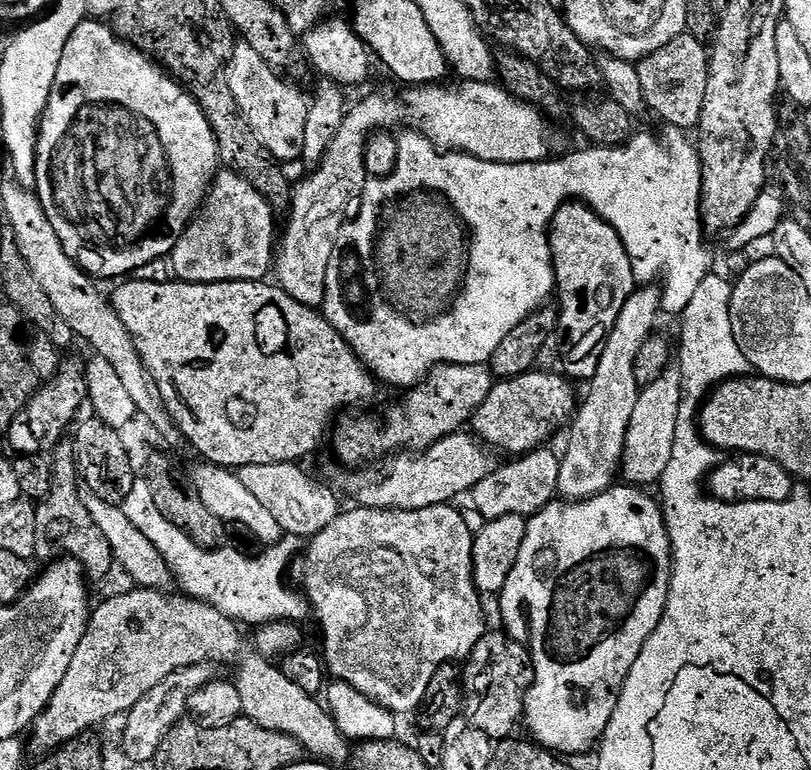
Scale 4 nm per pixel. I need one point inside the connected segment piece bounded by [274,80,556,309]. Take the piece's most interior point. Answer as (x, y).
(481, 119)

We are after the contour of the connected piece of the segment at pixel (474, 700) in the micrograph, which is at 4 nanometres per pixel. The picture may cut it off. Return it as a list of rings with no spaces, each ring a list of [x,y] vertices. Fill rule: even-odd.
[[[485,631],[462,668],[463,715],[494,742],[509,739],[515,733],[512,731],[515,730],[516,723],[519,725],[524,715],[522,688],[516,685],[512,668],[508,665],[512,660],[511,654],[508,653],[510,640],[503,631],[500,632]]]

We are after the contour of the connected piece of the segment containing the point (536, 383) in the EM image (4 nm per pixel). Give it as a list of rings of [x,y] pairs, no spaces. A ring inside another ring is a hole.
[[[533,370],[513,380],[493,383],[486,402],[482,402],[470,421],[471,431],[485,445],[512,452],[508,454],[534,452],[547,445],[548,439],[573,419],[578,407],[578,395],[572,389],[575,387],[563,375],[540,371]]]

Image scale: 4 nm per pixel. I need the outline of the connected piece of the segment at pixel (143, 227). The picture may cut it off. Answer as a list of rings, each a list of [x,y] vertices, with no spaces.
[[[96,18],[83,20],[78,30],[74,30],[70,42],[66,42],[66,50],[62,50],[62,62],[58,62],[58,74],[54,78],[48,105],[40,120],[40,137],[36,147],[34,193],[40,200],[51,225],[54,226],[55,233],[61,239],[67,256],[82,272],[88,273],[93,278],[99,278],[101,281],[108,280],[111,276],[124,278],[129,274],[139,273],[136,272],[139,268],[144,268],[147,264],[162,259],[163,256],[164,259],[171,257],[181,234],[186,231],[188,224],[204,203],[217,173],[216,139],[203,110],[196,105],[196,99],[182,85],[167,75],[155,59],[145,56],[137,48],[121,40],[107,23]]]

